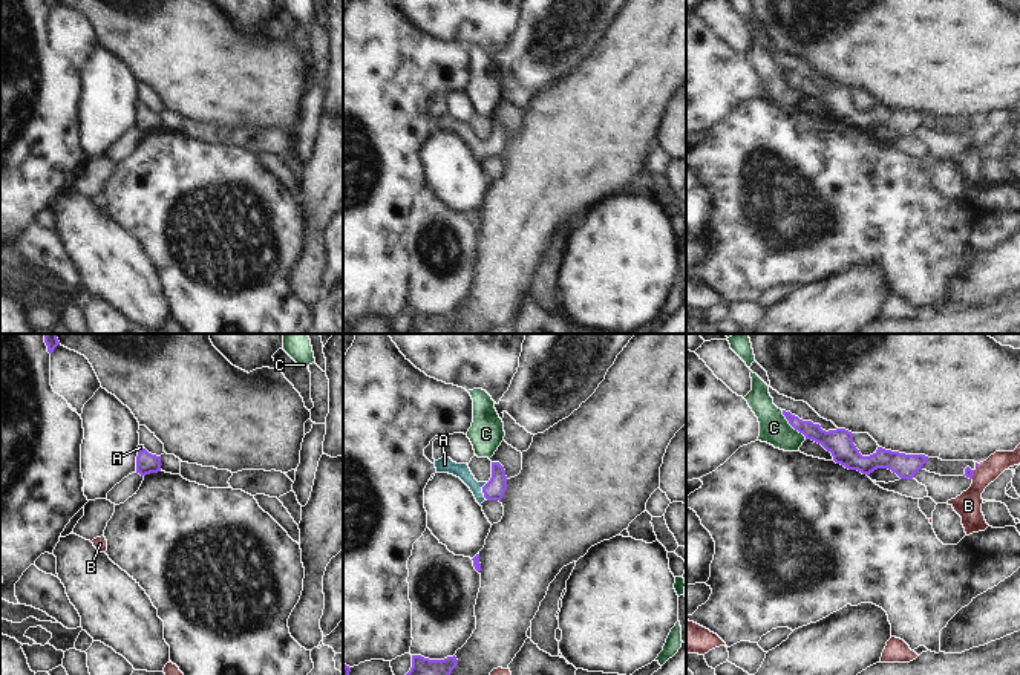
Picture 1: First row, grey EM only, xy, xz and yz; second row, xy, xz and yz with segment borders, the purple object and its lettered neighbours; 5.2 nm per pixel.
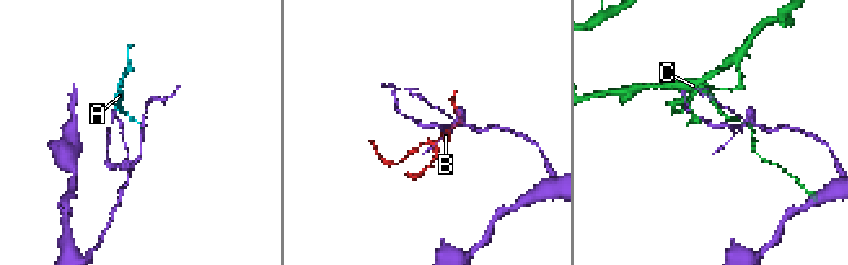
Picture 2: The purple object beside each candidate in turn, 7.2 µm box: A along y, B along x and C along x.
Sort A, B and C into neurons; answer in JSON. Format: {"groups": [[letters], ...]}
{"groups": [["A"], ["B", "C"]]}

